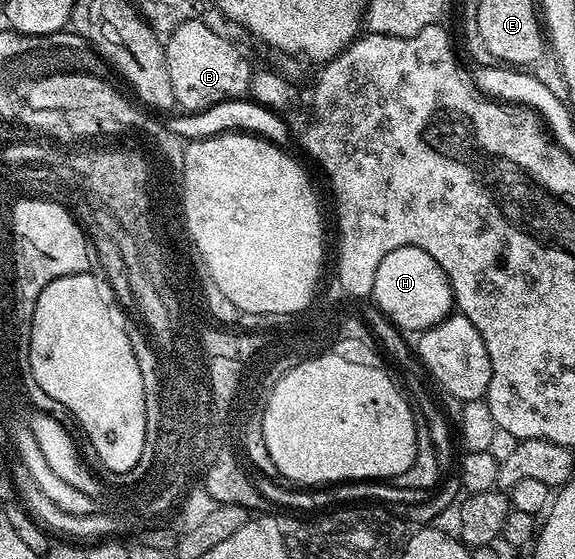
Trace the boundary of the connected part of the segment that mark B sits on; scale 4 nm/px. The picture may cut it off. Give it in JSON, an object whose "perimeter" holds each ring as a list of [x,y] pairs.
{"perimeter":[[[204,19],[185,21],[168,34],[164,41],[165,57],[178,109],[186,113],[202,112],[213,104],[236,100],[248,93],[251,67],[230,40],[228,35],[215,33]]]}

